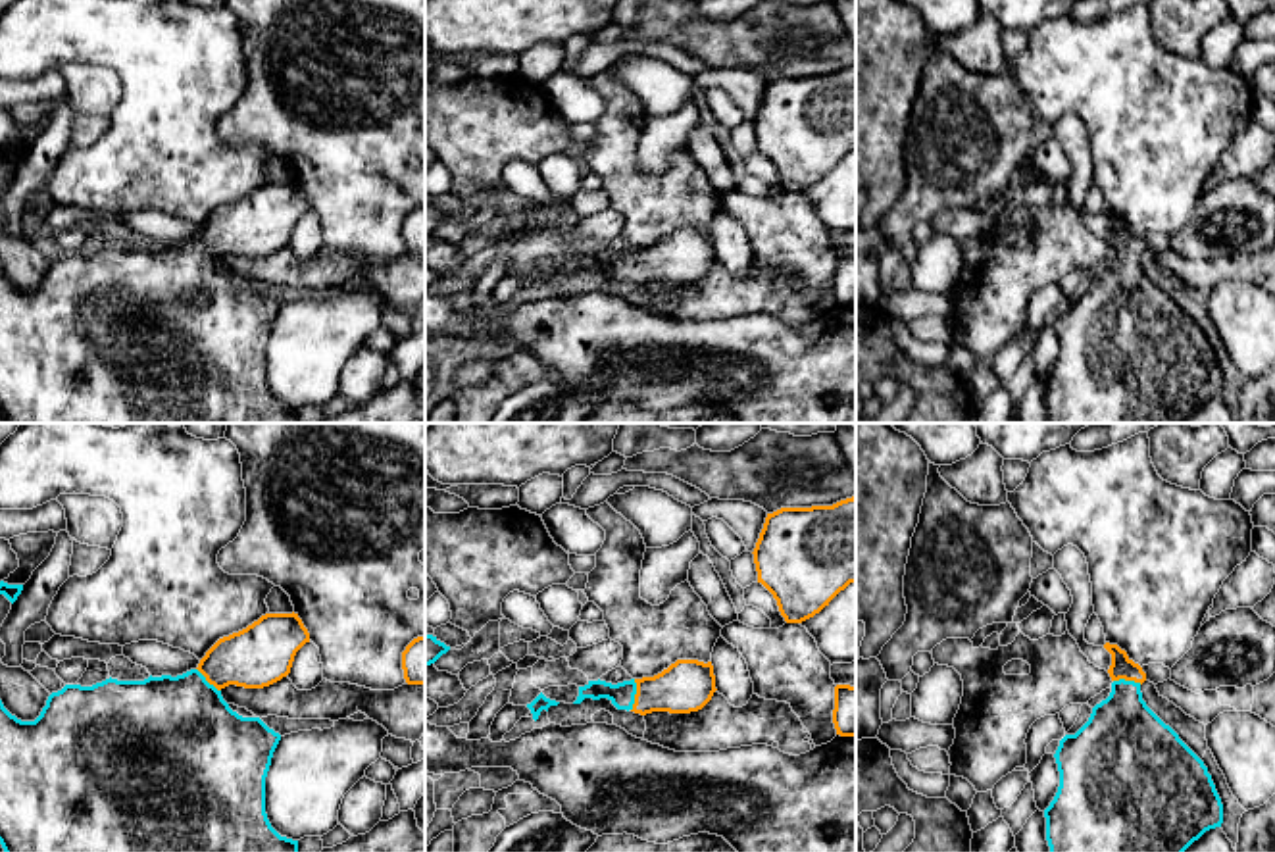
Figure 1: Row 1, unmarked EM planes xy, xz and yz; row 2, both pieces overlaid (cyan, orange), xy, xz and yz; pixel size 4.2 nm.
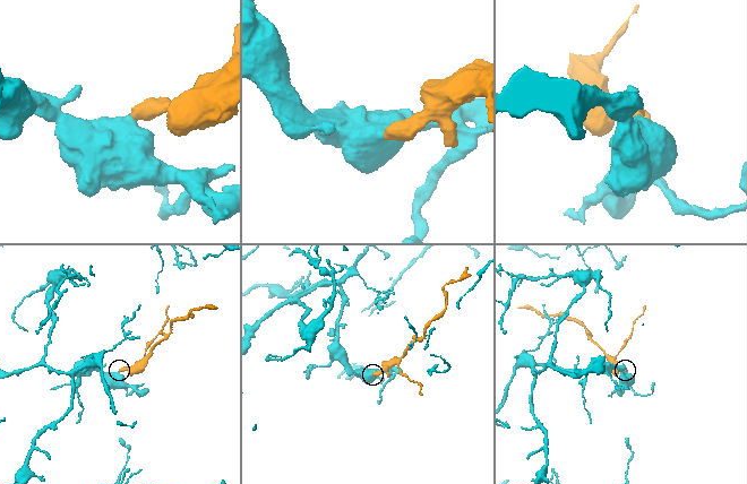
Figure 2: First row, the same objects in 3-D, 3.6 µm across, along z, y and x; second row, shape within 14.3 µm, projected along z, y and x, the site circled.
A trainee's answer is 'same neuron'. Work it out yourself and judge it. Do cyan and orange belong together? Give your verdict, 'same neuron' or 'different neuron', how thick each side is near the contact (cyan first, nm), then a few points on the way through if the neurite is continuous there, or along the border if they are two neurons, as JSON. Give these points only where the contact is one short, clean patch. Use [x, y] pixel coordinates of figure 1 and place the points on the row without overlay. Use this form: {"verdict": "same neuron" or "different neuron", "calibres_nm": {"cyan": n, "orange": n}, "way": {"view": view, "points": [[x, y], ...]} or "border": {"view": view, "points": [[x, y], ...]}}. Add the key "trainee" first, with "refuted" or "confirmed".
{"trainee": "confirmed", "verdict": "same neuron", "calibres_nm": {"cyan": 110, "orange": 220}, "way": {"view": "xz", "points": [[622, 264], [635, 262], [664, 262], [687, 254]]}}

